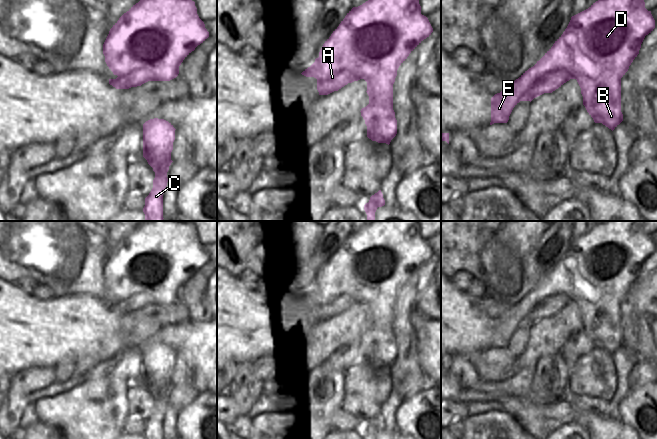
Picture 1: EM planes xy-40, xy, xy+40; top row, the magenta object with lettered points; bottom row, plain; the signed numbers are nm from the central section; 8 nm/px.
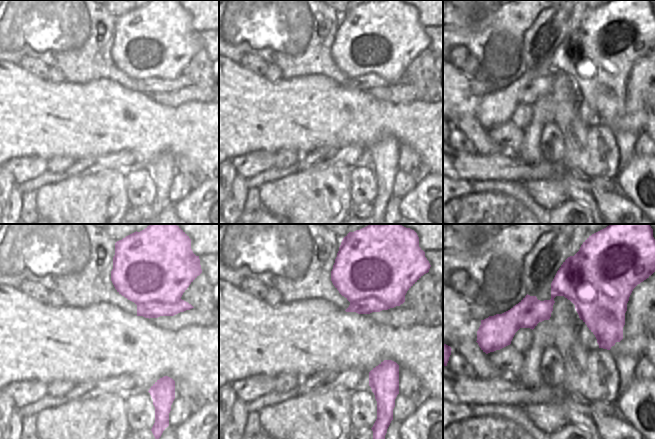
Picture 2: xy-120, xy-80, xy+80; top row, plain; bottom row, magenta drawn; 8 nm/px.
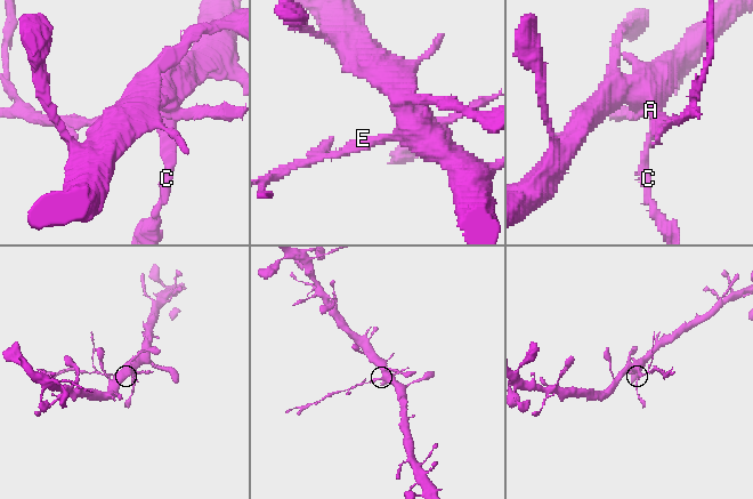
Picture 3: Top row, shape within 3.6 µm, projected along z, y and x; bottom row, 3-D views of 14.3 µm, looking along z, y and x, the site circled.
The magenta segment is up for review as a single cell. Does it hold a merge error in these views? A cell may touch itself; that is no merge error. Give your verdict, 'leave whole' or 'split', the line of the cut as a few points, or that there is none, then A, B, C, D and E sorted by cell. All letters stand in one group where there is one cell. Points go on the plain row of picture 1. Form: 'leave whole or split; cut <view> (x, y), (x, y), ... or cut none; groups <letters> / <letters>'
split; cut xy+40 (543, 281), (546, 297), (536, 307), (533, 322); groups A B C D / E

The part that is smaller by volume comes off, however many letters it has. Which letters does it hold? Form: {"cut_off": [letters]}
{"cut_off": ["E"]}

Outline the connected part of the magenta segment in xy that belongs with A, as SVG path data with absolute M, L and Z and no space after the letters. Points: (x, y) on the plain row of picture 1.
M372 221L362 229L353 231L319 276L323 288L321 302L317 303L319 319L328 319L348 307L364 303L369 328L360 336L367 350L367 361L389 369L397 358L393 334L393 308L397 294L432 256L428 242L421 238L417 221Z

